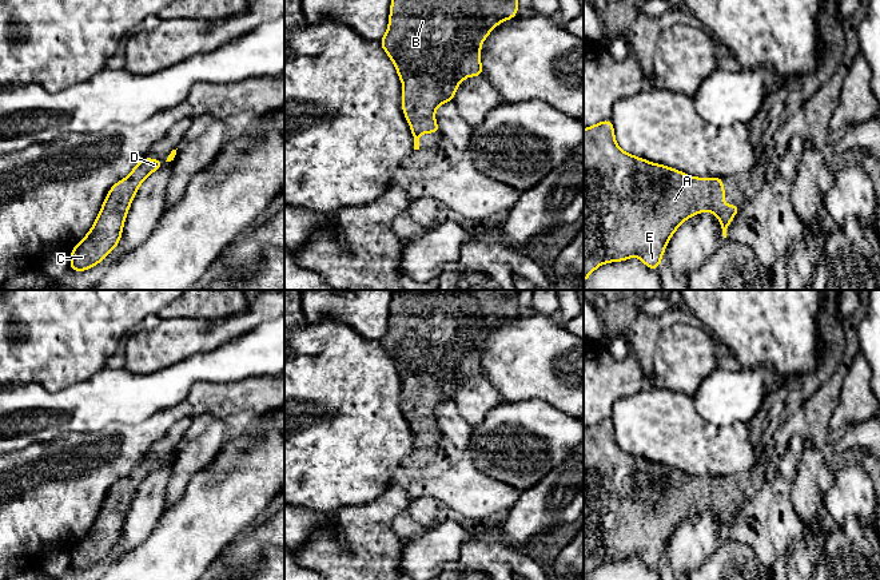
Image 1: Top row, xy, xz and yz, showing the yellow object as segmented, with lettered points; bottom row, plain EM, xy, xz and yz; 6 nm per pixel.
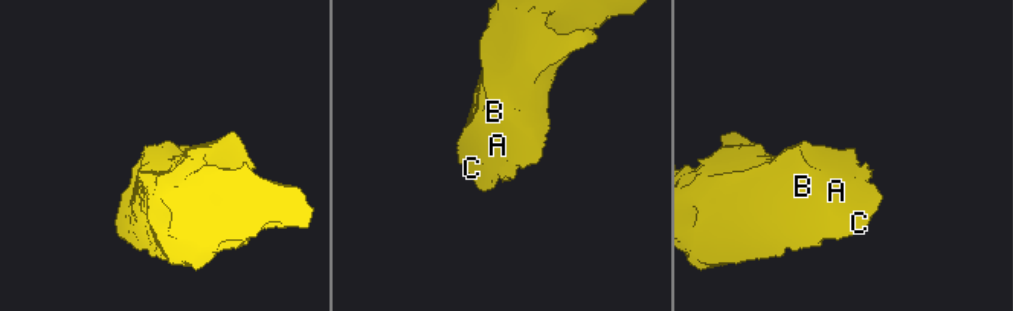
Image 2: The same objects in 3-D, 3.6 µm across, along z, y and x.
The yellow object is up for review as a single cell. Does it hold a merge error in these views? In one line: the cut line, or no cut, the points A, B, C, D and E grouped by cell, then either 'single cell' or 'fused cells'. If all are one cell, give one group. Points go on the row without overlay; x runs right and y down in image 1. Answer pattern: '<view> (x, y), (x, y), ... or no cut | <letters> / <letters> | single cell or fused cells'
no cut | A B C D E | single cell

